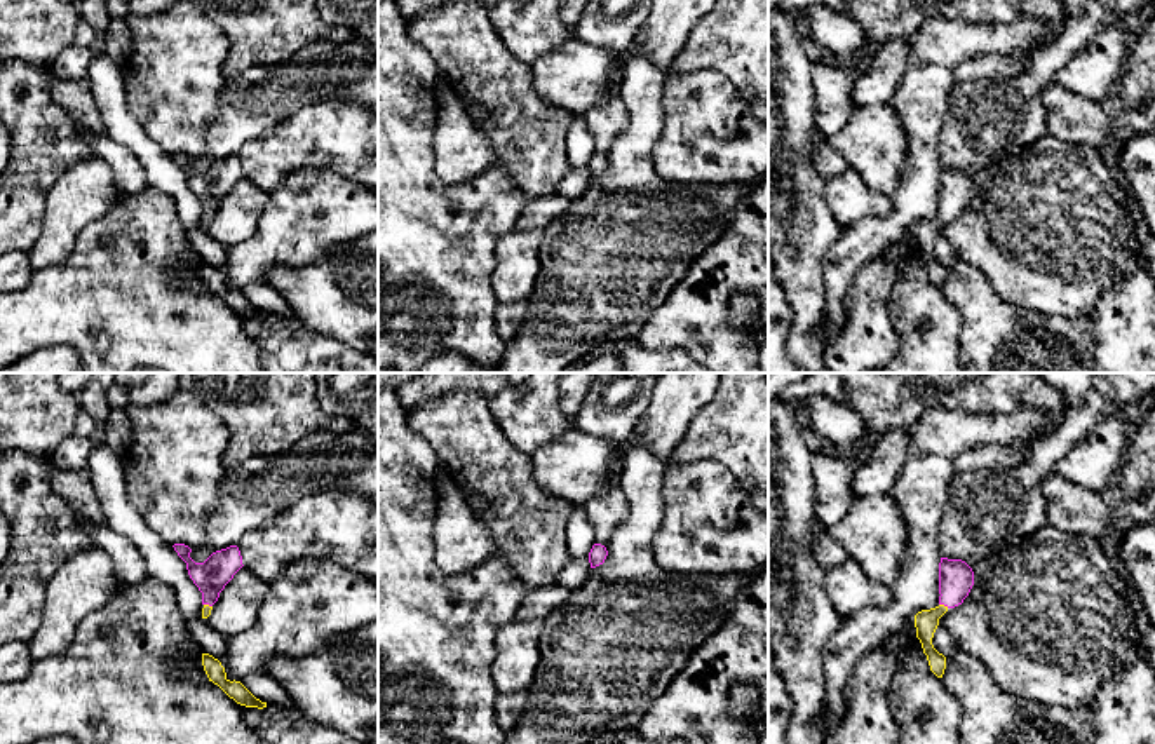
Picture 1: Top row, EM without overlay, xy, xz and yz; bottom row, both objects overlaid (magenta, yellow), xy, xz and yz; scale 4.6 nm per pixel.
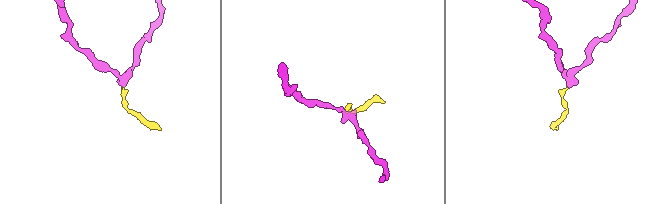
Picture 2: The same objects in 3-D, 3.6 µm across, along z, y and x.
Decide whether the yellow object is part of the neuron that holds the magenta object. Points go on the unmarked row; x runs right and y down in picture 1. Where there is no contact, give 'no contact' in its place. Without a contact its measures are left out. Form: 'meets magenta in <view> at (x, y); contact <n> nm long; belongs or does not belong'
meets magenta in yz at (945, 215); contact 50 nm long; belongs

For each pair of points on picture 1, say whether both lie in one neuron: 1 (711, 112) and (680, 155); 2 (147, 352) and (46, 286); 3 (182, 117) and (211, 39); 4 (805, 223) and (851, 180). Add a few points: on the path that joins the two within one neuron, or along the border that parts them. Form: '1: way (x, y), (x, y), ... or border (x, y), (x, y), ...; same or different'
1: way (704, 126), (699, 131), (699, 150), (694, 157); same
2: way (122, 328), (98, 304), (70, 304); same
3: way (182, 98), (182, 68), (192, 58); same
4: border (824, 180), (824, 201), (840, 227); different

